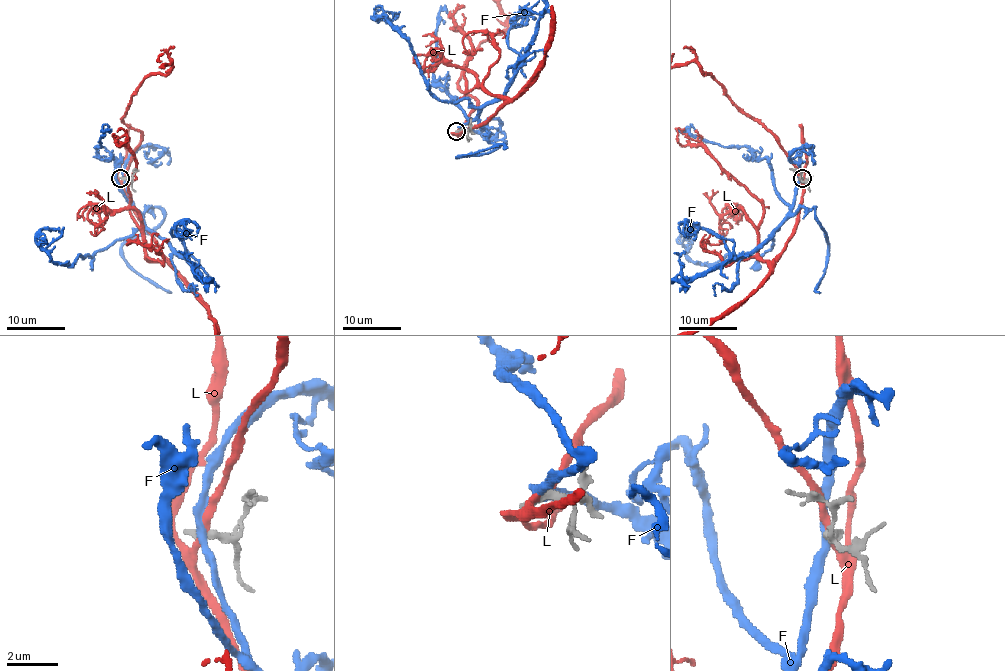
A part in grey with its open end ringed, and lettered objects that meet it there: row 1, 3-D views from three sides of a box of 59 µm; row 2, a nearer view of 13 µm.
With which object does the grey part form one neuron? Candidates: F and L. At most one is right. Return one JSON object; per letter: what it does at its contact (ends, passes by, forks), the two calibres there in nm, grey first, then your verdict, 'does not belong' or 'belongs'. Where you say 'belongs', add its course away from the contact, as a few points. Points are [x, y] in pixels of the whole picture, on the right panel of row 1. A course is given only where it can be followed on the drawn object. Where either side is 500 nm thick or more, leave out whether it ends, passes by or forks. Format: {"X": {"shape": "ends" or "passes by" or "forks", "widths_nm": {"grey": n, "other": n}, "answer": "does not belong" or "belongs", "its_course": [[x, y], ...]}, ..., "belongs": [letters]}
{"F": {"shape": "passes by", "widths_nm": {"grey": 380, "other": 280}, "answer": "does not belong"}, "L": {"shape": "passes by", "widths_nm": {"grey": 360, "other": 280}, "answer": "does not belong"}, "belongs": []}

